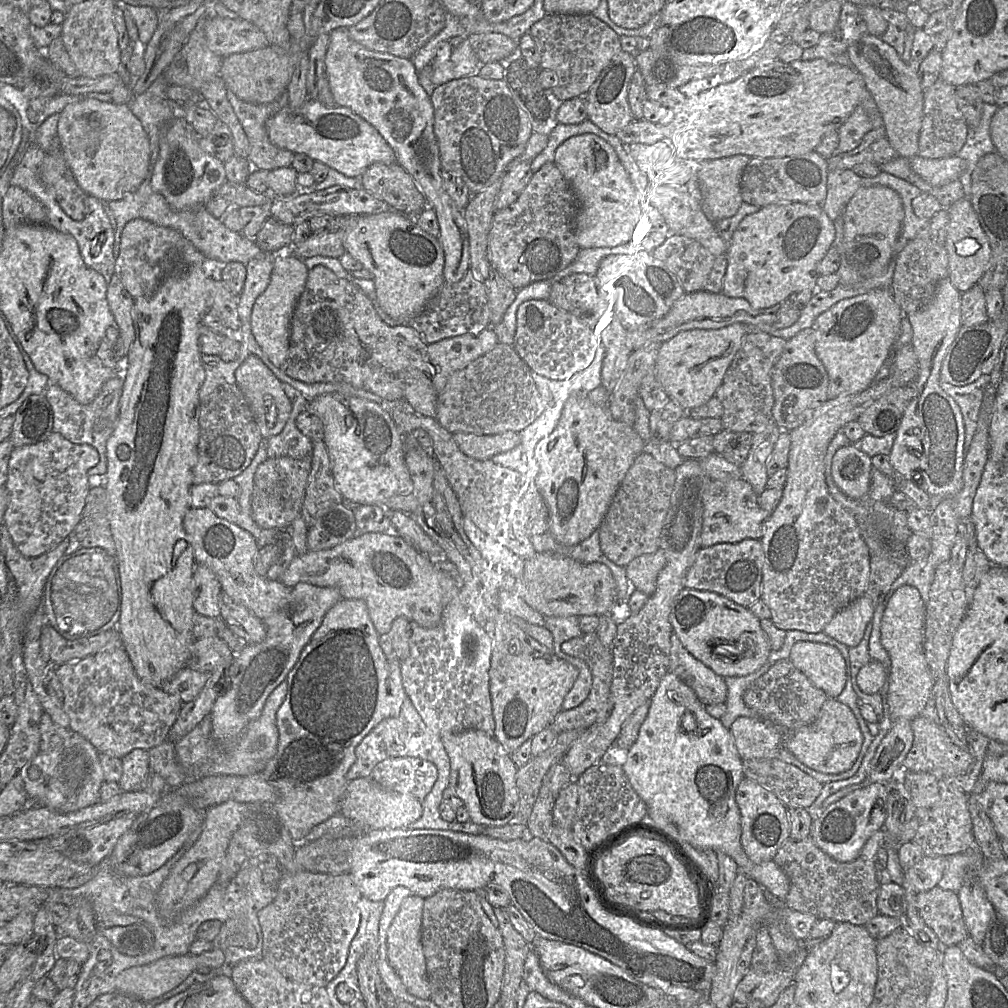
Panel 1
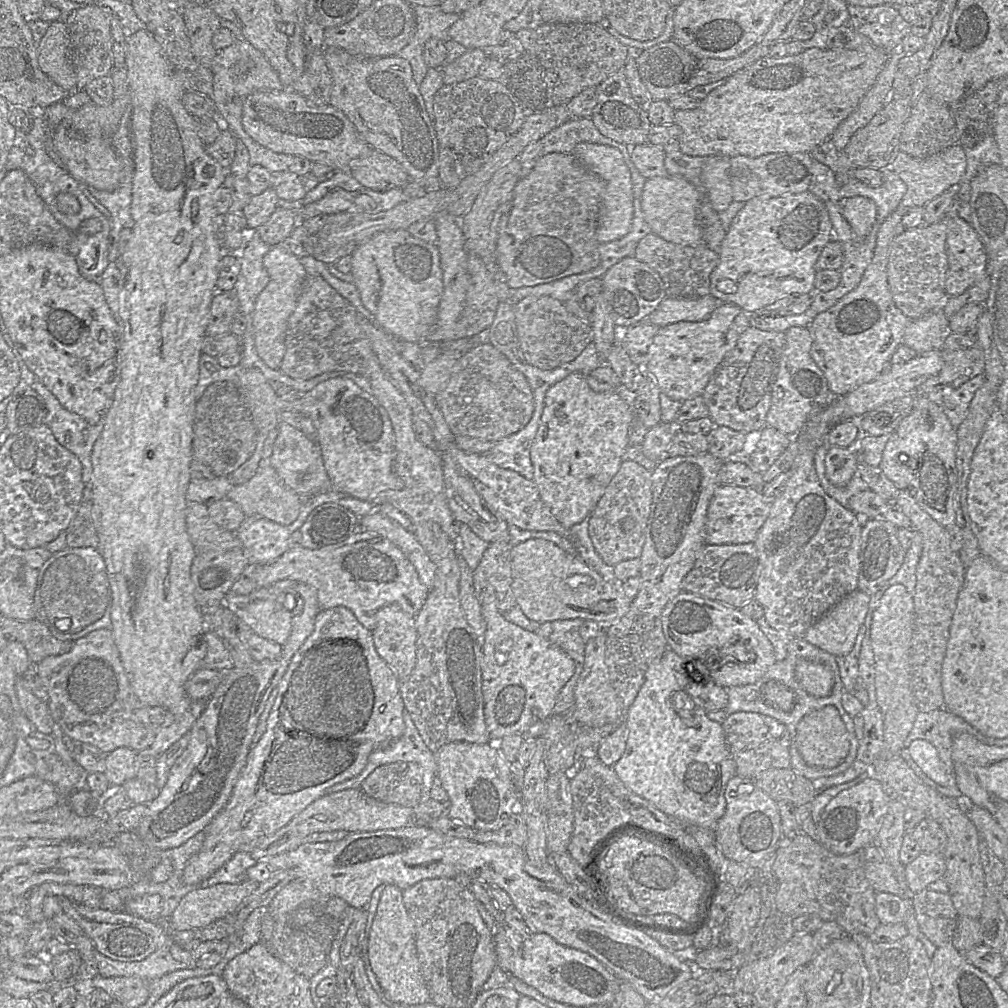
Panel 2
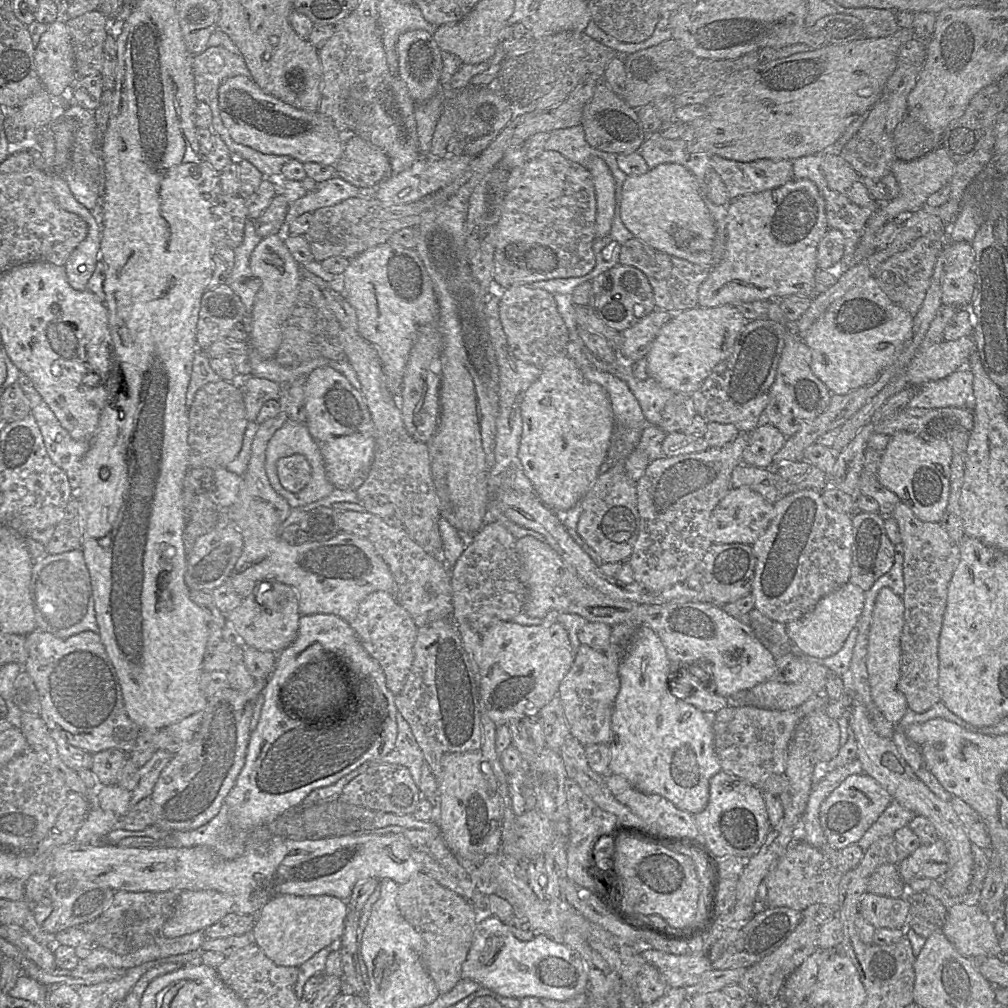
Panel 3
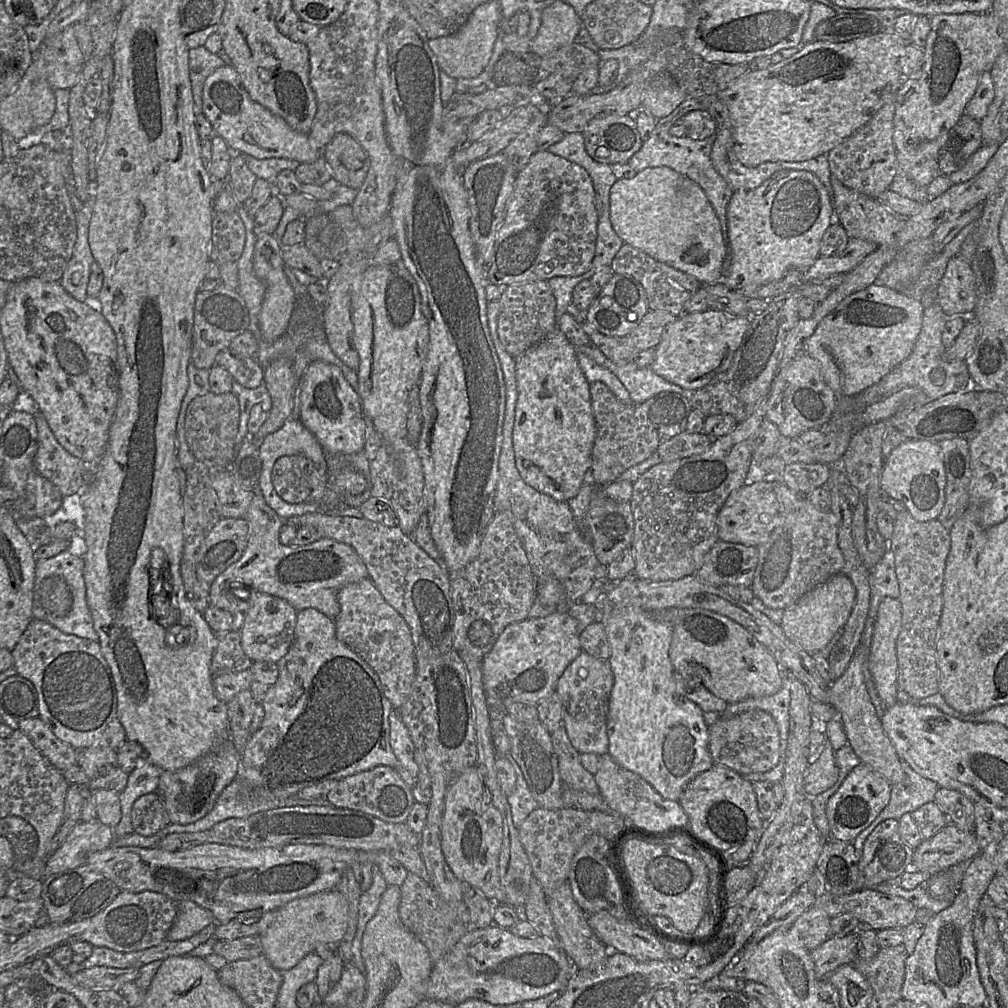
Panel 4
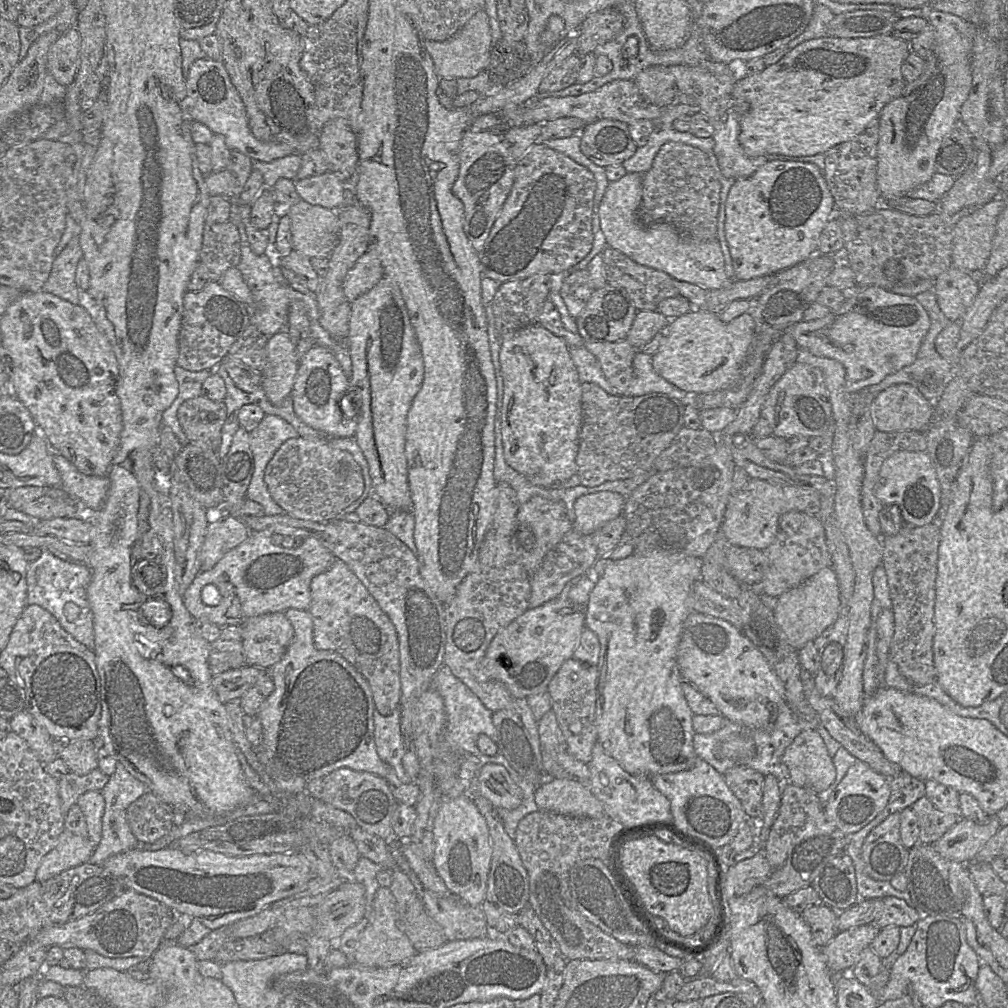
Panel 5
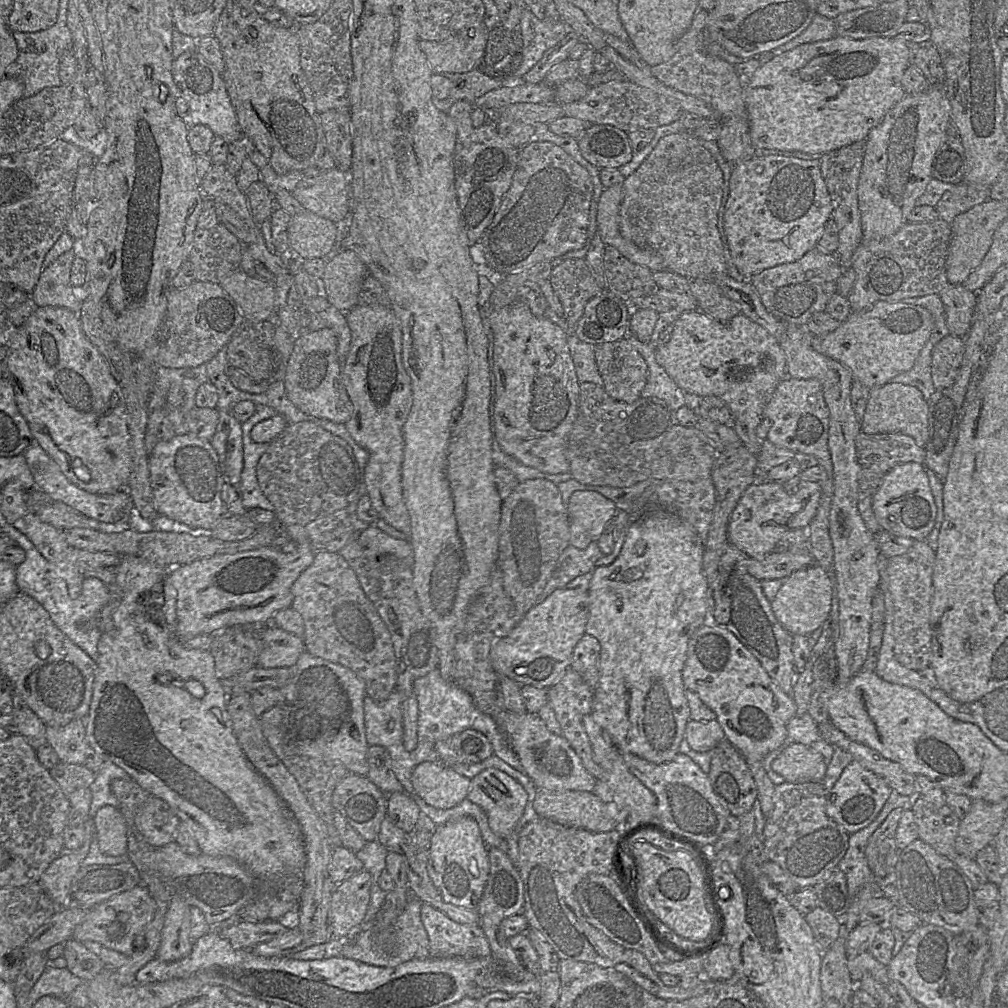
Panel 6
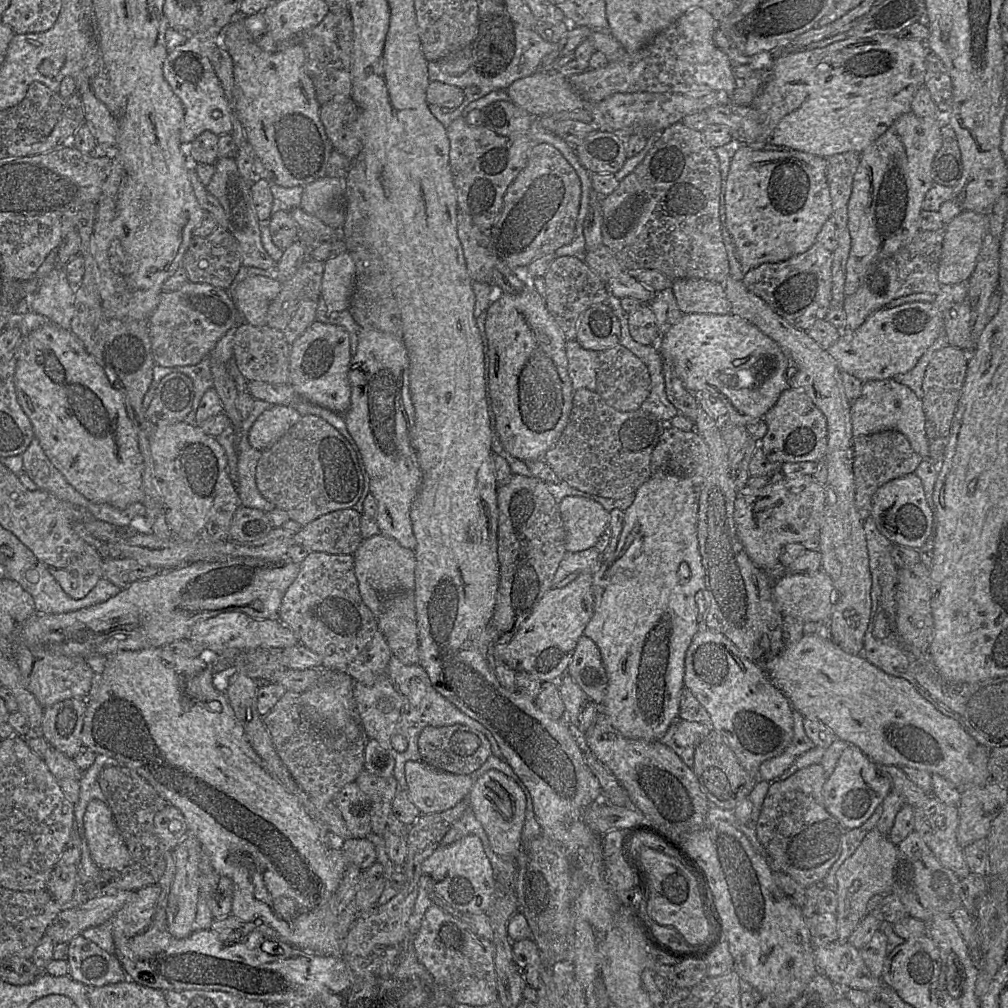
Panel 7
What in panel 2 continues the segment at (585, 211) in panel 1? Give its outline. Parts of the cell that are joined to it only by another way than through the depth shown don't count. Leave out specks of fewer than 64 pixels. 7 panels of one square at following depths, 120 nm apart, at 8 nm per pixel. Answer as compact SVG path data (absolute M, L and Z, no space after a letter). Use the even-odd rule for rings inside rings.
M581 142L571 153L586 168L597 174L605 182L605 192L601 201L600 217L595 231L598 243L607 243L624 237L631 229L634 215L634 195L631 173L621 152L611 146Z

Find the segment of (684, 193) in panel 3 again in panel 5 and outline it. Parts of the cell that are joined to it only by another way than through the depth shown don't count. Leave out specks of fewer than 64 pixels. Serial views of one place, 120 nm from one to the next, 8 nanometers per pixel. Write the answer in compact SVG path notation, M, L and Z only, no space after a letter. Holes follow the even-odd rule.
M632 172L609 182L599 205L599 219L608 247L616 249L638 264L660 270L676 280L697 284L707 290L729 286L719 240L692 240L681 235L670 223L643 225L637 211L642 200L642 173Z

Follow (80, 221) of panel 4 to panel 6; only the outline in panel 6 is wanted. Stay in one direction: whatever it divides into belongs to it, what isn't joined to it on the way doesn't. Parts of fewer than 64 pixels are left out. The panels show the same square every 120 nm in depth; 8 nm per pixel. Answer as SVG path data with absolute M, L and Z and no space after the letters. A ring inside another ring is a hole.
M78 244L61 254L47 268L30 294L31 300L37 307L62 307L79 314L80 301L74 296L70 282L71 267L75 257L79 254Z

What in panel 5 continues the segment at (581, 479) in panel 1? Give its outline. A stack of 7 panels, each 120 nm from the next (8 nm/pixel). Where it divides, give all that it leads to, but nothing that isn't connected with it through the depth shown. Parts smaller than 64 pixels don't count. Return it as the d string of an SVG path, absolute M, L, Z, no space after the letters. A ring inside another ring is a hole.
M531 324L501 338L499 362L503 378L499 419L507 464L534 485L565 489L564 483L577 474L576 456L582 424L581 382L570 355L570 346L563 337L553 334L540 324Z

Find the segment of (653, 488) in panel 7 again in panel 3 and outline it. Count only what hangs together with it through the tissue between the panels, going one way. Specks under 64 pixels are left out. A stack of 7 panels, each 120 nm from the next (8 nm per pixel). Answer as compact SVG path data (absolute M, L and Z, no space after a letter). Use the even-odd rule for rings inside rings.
M646 625L638 626L634 639L631 643L629 652L618 668L618 675L620 679L620 689L615 699L614 708L611 716L611 742L610 748L610 763L609 773L619 775L625 778L634 788L645 794L657 794L669 800L677 808L686 811L692 815L702 812L707 806L709 800L709 782L710 779L722 770L719 760L714 749L714 733L712 725L710 725L704 718L703 712L695 706L687 704L682 699L675 696L669 686L671 680L672 670L676 670L677 664L671 666L667 656L666 648L659 637L650 627Z

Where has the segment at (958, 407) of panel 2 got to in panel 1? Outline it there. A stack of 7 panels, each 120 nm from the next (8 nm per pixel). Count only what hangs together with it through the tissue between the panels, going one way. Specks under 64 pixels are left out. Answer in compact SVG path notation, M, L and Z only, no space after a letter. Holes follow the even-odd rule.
M985 374L965 386L954 386L940 380L941 388L958 404L961 410L965 426L965 454L969 450L973 435L976 432L980 408L989 380L990 376Z

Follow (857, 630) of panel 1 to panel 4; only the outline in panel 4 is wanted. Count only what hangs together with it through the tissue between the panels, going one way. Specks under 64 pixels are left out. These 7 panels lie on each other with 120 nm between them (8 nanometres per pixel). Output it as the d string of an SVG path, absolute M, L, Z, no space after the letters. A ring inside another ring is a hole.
M843 573L835 574L783 610L781 628L791 642L812 656L824 649L845 626L855 600L856 589L852 581Z

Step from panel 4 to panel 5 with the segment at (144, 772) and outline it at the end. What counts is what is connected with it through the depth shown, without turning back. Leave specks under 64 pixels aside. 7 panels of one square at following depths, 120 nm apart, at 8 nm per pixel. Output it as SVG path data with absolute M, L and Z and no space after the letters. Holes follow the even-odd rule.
M117 762L115 772L109 776L107 784L100 792L104 797L105 810L102 817L101 840L88 861L88 863L94 865L103 865L110 856L137 847L139 841L132 833L128 823L127 810L134 801L148 792L148 789L143 782L131 775L121 763Z

